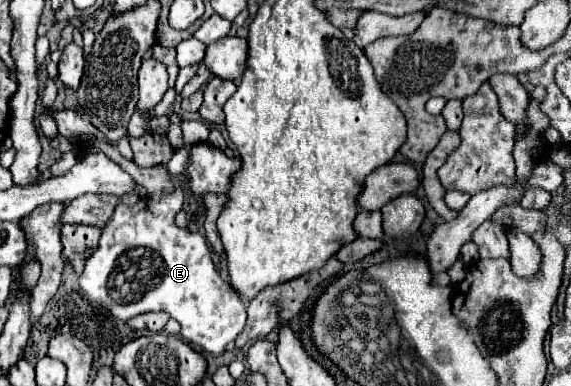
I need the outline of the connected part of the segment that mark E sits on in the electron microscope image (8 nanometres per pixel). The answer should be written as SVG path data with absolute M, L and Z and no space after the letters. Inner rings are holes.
M180 185L158 203L140 199L134 207L120 205L102 229L98 249L86 259L84 273L80 275L80 289L90 301L102 299L100 303L122 321L146 311L166 311L180 323L182 339L188 339L188 343L212 355L220 355L244 329L246 305L230 291L230 285L220 279L206 237L174 223L174 215L182 209L184 195L186 187ZM130 281L144 281L144 287L132 287Z

